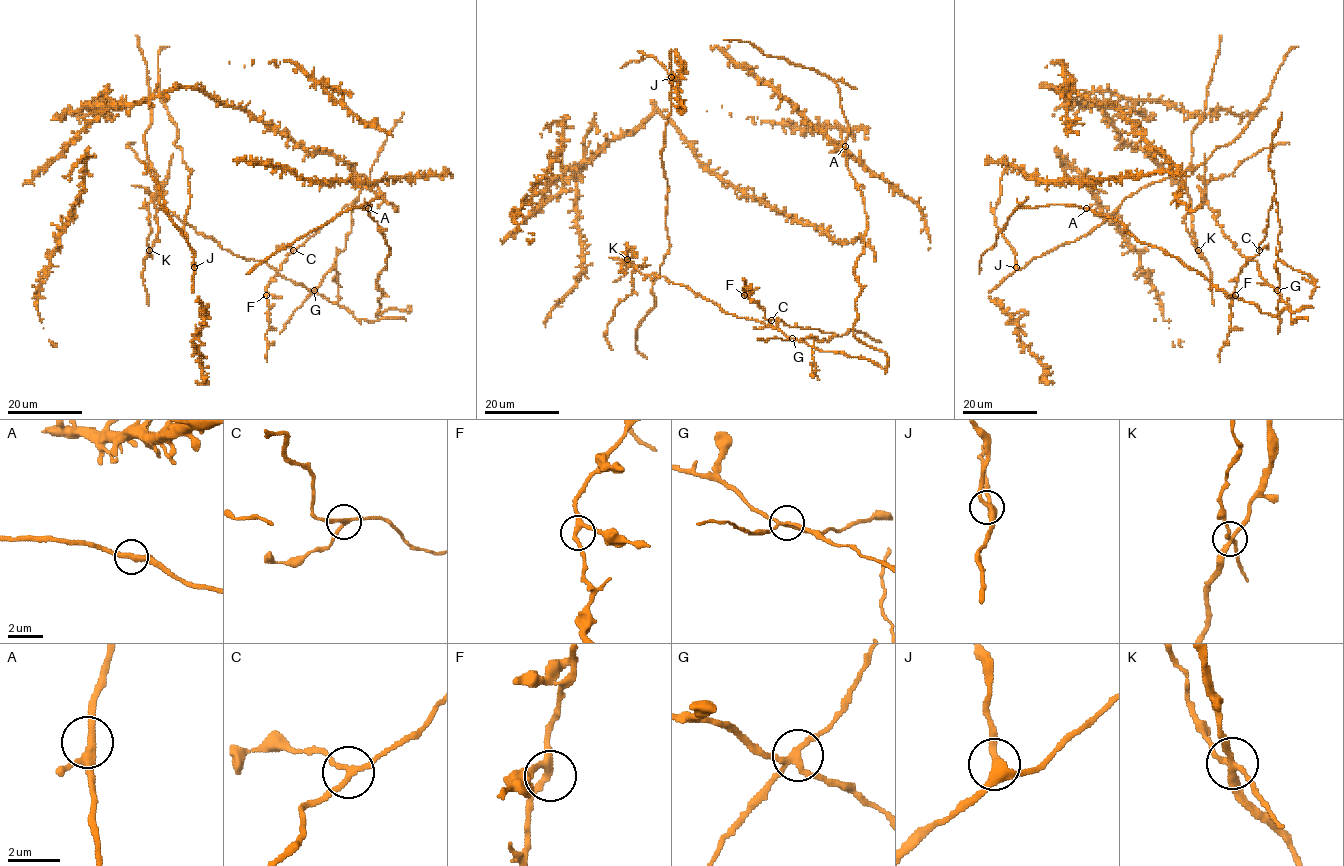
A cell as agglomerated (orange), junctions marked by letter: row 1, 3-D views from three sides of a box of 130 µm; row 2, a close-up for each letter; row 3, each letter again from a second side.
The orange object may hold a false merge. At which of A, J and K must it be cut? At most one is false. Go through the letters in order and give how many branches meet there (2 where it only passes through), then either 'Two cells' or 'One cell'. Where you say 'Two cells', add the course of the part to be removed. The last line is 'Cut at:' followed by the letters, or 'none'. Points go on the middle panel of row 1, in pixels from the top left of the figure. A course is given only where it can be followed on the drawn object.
A: Branches: 3. One cell
J: Branches: 3. One cell
K: Branches: 4. Two cells. Course of the part to remove: (626, 259), (625, 245), (623, 263), (641, 274), (797, 339), (834, 335), (765, 319), (744, 294), (744, 279)
Cut at: K

